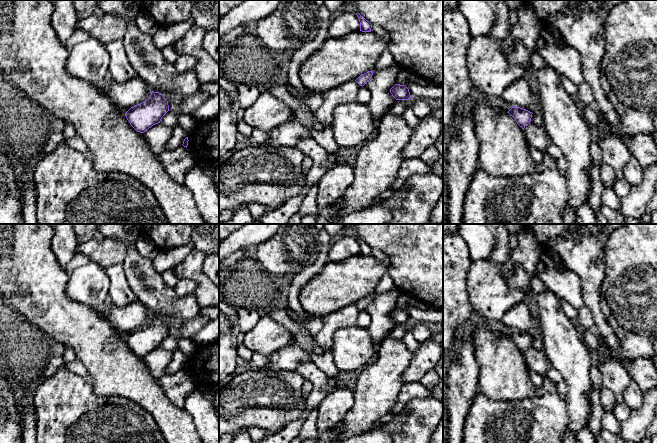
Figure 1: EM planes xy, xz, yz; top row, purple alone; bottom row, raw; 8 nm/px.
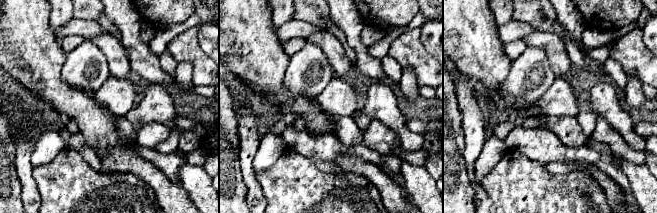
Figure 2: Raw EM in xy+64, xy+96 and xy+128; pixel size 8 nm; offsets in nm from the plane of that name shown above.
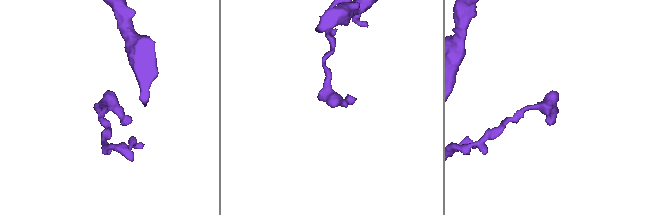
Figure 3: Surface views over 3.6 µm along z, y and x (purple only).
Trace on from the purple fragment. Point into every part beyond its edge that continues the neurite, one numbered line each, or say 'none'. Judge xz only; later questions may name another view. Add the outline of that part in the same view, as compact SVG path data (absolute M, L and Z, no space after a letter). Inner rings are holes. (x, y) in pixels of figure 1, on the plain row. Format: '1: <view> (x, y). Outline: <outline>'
none

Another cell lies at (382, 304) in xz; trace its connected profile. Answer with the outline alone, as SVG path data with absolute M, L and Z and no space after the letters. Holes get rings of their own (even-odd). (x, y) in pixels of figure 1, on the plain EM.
M397 289L387 293L375 293L372 302L364 309L371 316L371 324L367 330L379 346L397 325L390 317L390 313L396 308L399 295Z

